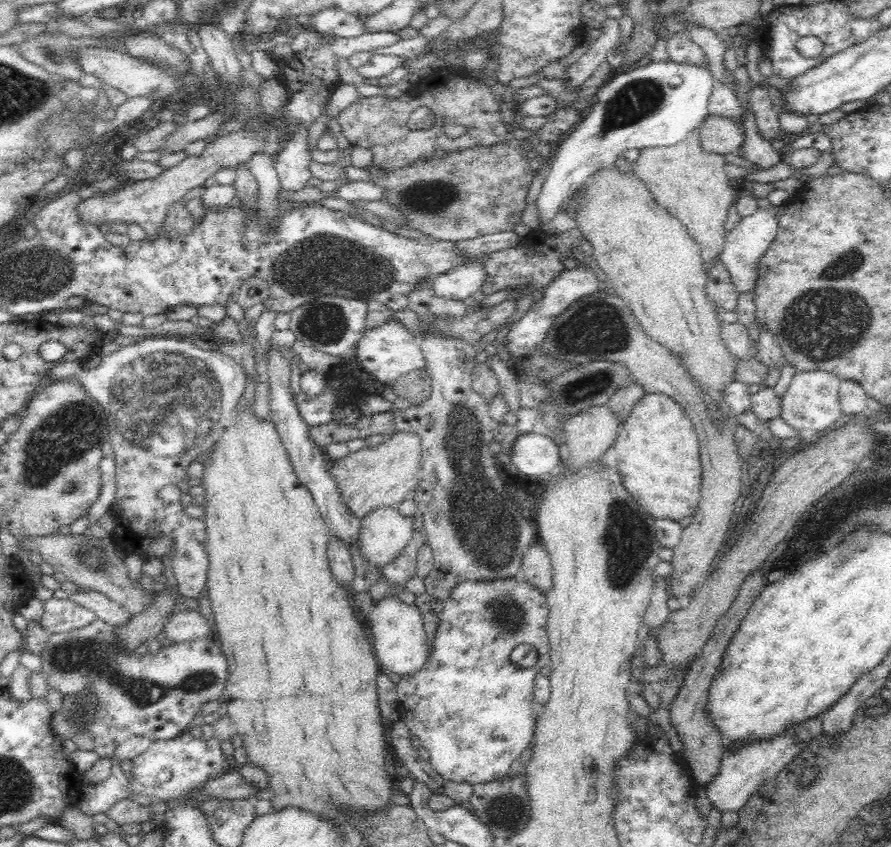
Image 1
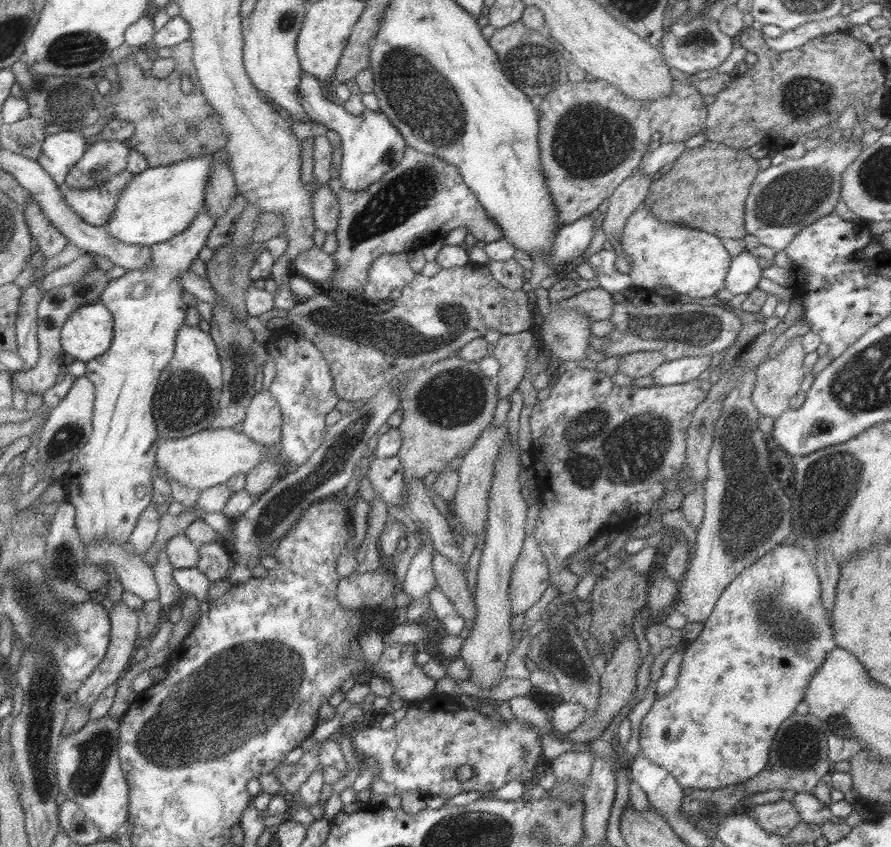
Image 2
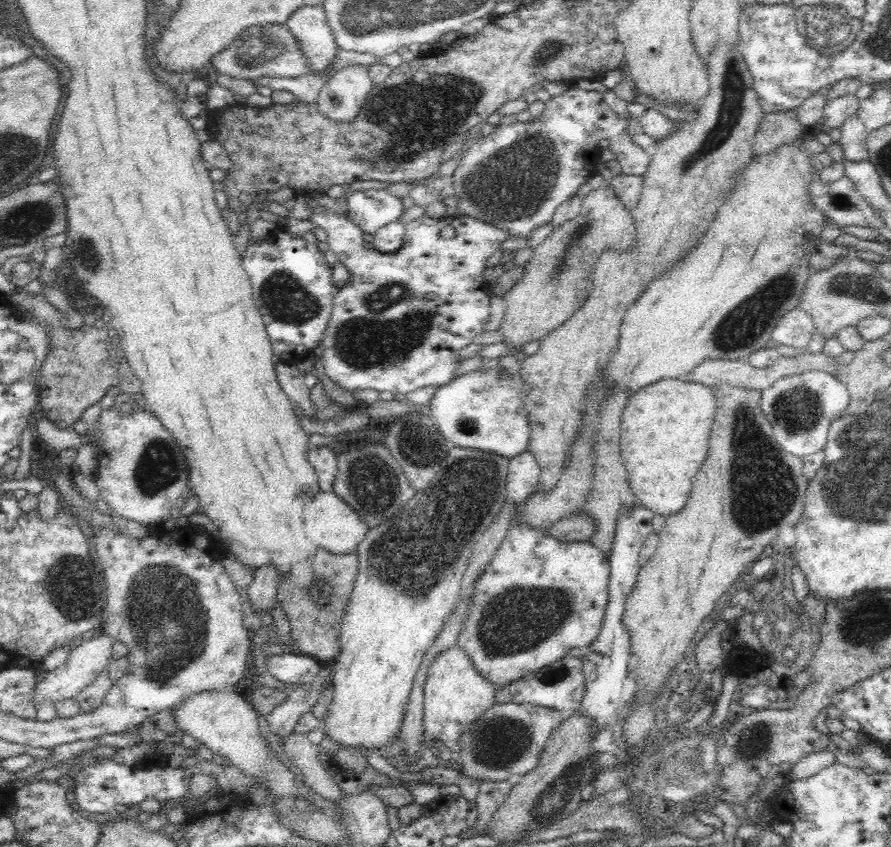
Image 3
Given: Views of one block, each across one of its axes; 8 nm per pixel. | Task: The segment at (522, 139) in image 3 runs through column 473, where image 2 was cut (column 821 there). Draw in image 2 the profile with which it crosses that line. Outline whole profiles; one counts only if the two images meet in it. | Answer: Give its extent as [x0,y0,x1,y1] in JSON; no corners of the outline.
[743,133,863,253]

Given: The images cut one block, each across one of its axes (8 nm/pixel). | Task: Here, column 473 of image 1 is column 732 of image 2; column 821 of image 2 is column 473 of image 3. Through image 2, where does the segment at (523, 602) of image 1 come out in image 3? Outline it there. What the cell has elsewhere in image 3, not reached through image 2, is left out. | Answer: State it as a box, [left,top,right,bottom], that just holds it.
[458,524,611,684]

